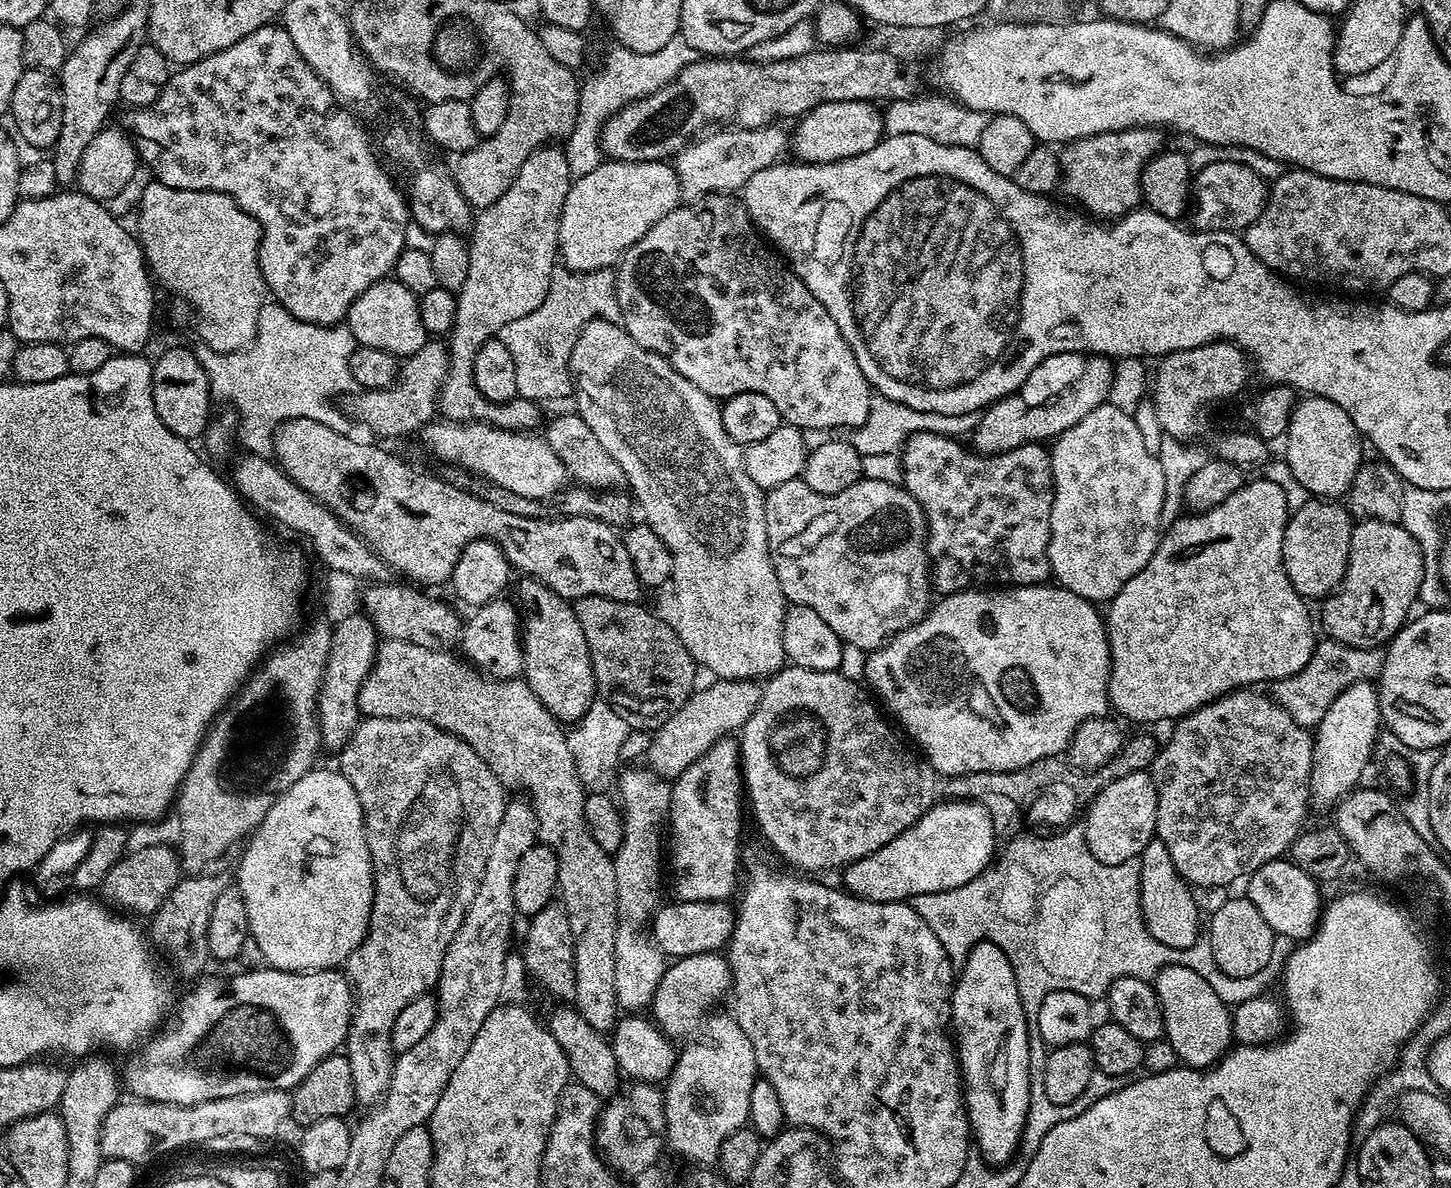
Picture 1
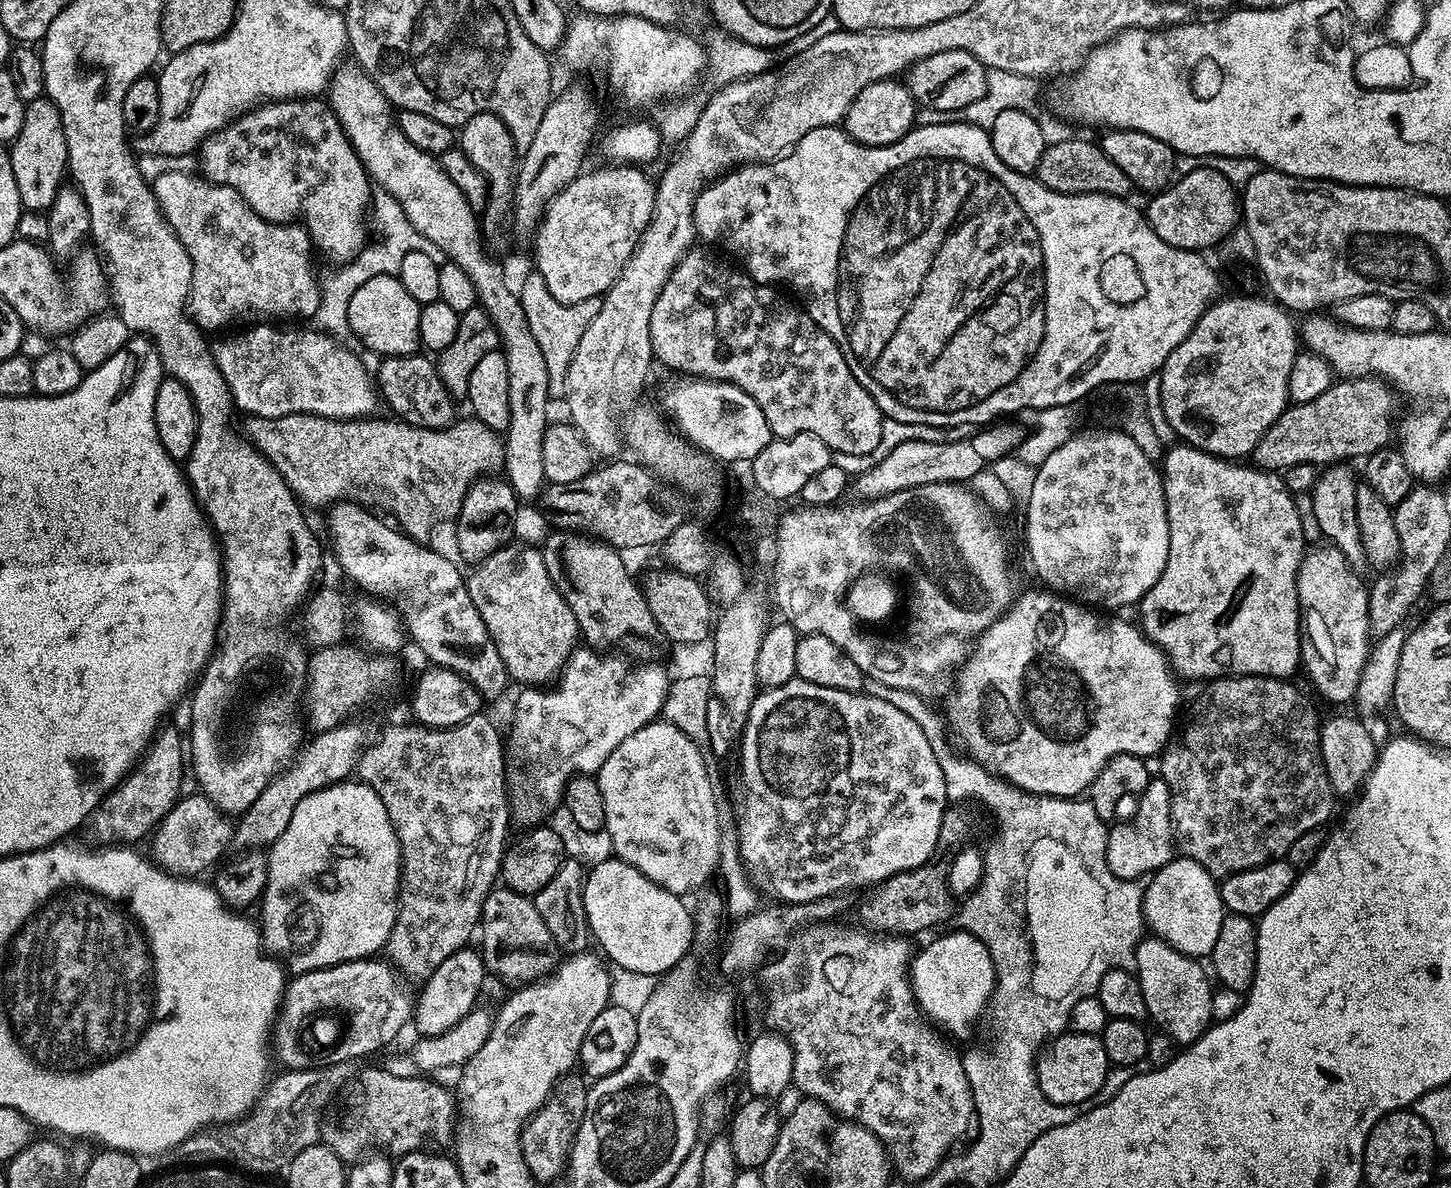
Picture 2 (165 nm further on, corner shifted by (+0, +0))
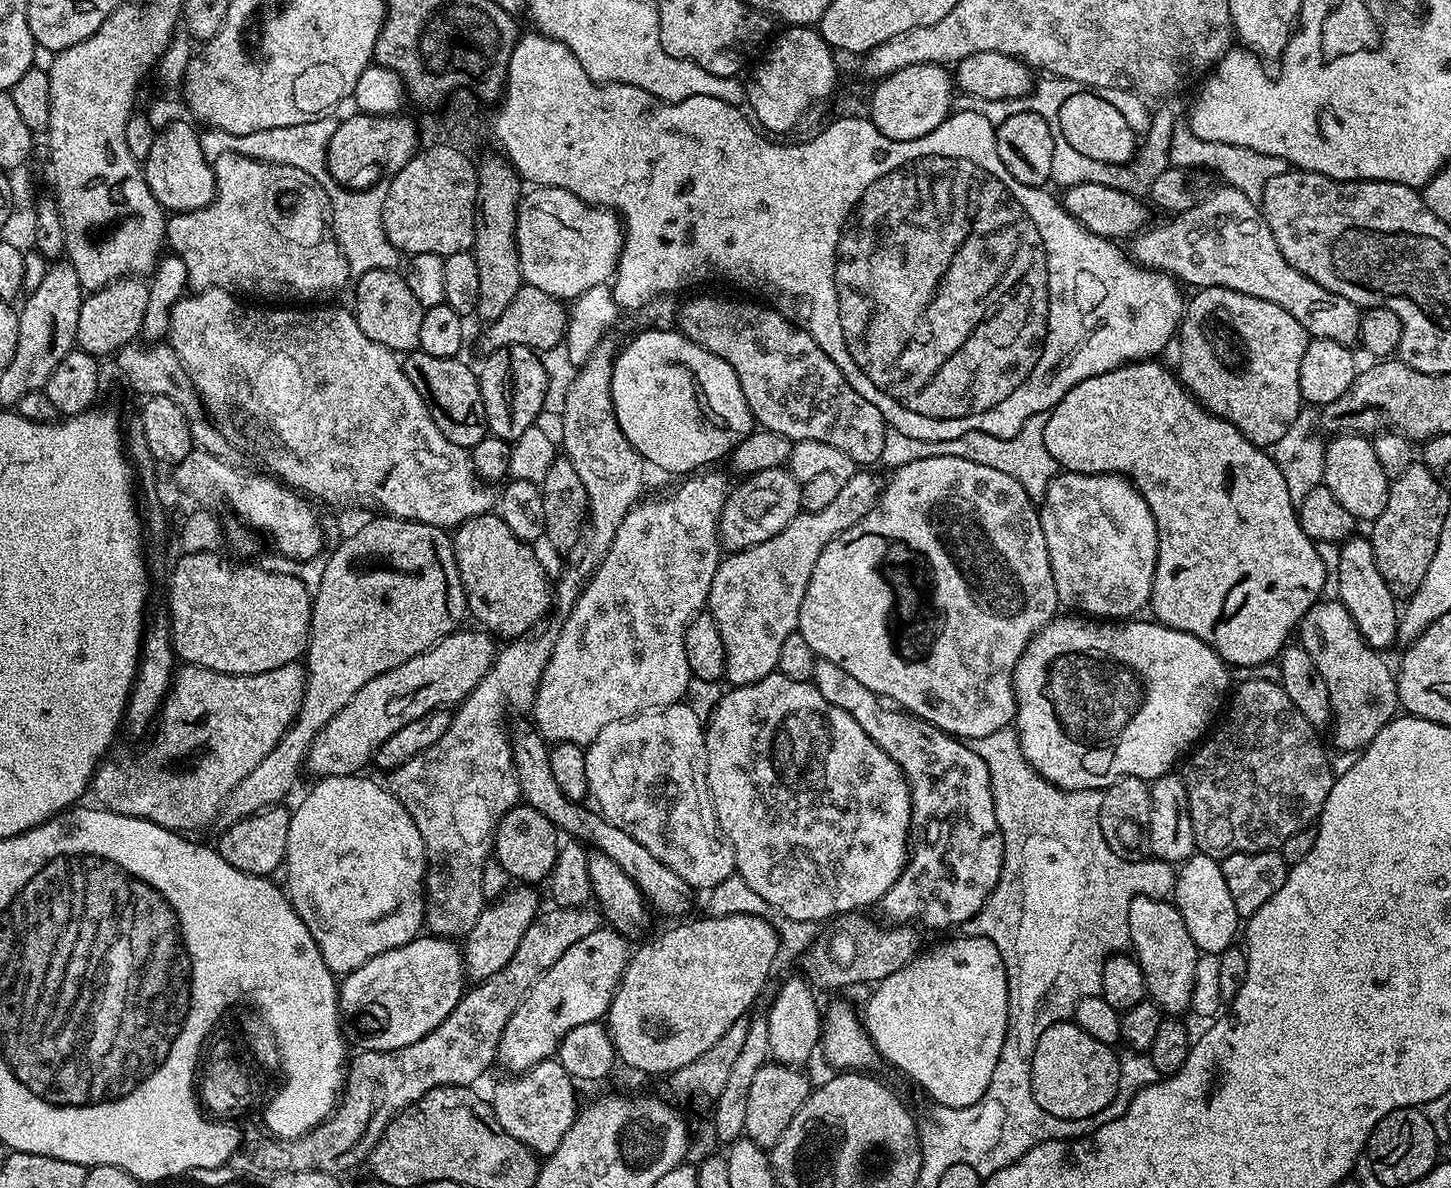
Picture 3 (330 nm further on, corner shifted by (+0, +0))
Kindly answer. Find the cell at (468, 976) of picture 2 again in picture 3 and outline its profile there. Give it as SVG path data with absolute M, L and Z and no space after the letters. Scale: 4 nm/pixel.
M512 886L502 896L497 896L480 912L478 922L468 931L462 940L464 954L464 974L469 981L479 982L498 974L510 958L514 958L514 950L518 950L518 942L522 942L522 934L535 922L541 911L540 896L532 886Z

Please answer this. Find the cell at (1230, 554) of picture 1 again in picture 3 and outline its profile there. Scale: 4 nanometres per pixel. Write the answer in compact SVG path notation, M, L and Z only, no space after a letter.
M1133 362L1121 364L1106 374L1098 374L1094 378L1086 378L1074 386L1048 412L1048 421L1044 431L1044 445L1053 460L1061 469L1070 472L1110 472L1123 474L1131 480L1144 496L1144 501L1154 514L1154 522L1158 530L1158 558L1156 573L1152 579L1152 599L1150 609L1157 621L1167 628L1182 630L1186 634L1194 634L1202 642L1206 642L1222 657L1229 666L1237 664L1240 668L1252 668L1255 664L1264 664L1267 660L1275 661L1289 643L1288 635L1297 631L1298 625L1310 606L1321 599L1324 579L1329 579L1330 572L1324 569L1324 560L1314 541L1303 532L1297 516L1297 505L1292 504L1286 481L1279 472L1273 457L1263 447L1251 444L1245 436L1230 422L1213 416L1207 408L1196 401L1195 396L1180 383L1177 373L1172 372L1160 362Z

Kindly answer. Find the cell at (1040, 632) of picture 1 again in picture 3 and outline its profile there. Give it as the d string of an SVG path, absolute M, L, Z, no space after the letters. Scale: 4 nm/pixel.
M1092 618L1080 620L1053 619L1051 624L1040 629L1026 650L1020 656L1016 669L1012 675L1016 689L1016 718L1014 727L1020 739L1022 754L1034 766L1038 774L1042 774L1051 784L1057 784L1059 788L1066 788L1069 792L1077 792L1083 788L1095 788L1103 790L1111 786L1115 780L1123 776L1137 776L1139 780L1153 781L1173 771L1172 763L1179 752L1187 753L1209 731L1208 719L1212 711L1225 699L1228 688L1229 665L1210 645L1194 638L1194 634L1186 634L1182 630L1167 628L1159 622L1147 624L1141 618L1132 618L1127 622L1097 622Z

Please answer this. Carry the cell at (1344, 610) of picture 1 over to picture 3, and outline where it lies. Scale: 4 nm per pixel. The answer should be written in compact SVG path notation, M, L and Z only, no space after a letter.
M1336 436L1328 440L1324 449L1324 486L1328 487L1338 500L1355 517L1357 521L1371 522L1377 520L1386 509L1390 481L1387 474L1378 463L1378 454L1374 454L1374 446L1369 437L1364 436Z

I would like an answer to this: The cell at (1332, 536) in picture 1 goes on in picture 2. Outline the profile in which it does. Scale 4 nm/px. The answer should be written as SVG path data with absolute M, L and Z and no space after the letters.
M1309 547L1305 551L1296 579L1302 636L1307 647L1309 644L1316 651L1316 656L1303 657L1302 668L1330 703L1351 705L1370 647L1368 588L1337 548L1323 547Z

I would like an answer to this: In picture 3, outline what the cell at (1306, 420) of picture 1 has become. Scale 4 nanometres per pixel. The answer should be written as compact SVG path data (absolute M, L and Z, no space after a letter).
M1359 534L1353 535L1339 545L1340 557L1336 560L1334 580L1340 603L1346 606L1348 613L1354 618L1362 638L1372 648L1385 650L1397 643L1396 626L1398 623L1398 600L1393 596L1390 586L1382 582L1382 574L1378 574L1378 566L1374 562L1374 550L1371 539L1364 540Z

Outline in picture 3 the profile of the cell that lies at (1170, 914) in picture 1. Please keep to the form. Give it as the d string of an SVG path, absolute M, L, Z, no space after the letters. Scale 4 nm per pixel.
M1201 852L1193 853L1177 871L1172 896L1201 953L1217 955L1233 945L1240 917L1234 907L1234 900L1230 897L1230 890L1226 889L1225 876L1219 861Z

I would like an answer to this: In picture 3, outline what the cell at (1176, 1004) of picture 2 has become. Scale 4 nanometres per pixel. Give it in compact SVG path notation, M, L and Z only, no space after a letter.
M1145 896L1134 898L1128 911L1128 933L1132 939L1130 948L1134 959L1144 975L1147 999L1157 1004L1161 1013L1187 1013L1192 1006L1194 970L1201 953L1175 903Z

